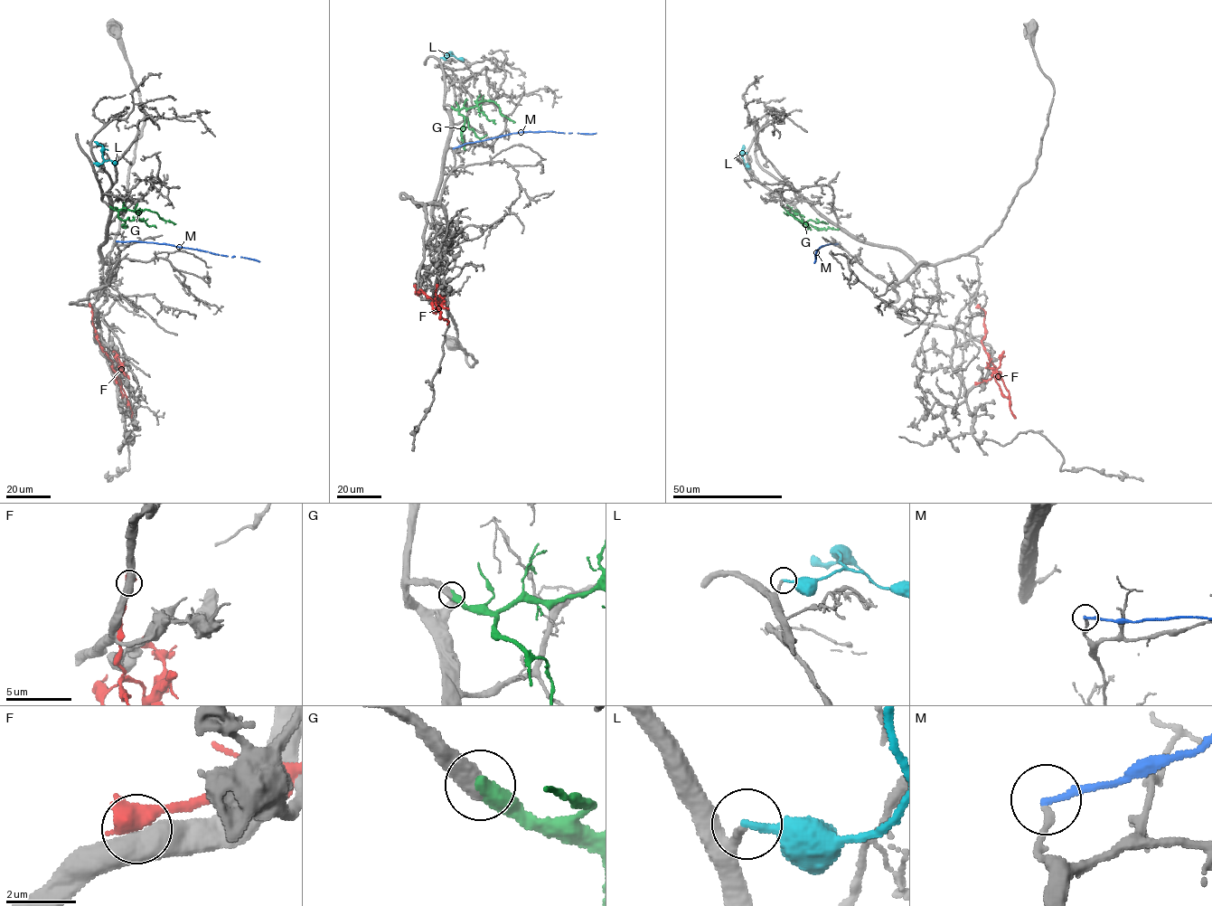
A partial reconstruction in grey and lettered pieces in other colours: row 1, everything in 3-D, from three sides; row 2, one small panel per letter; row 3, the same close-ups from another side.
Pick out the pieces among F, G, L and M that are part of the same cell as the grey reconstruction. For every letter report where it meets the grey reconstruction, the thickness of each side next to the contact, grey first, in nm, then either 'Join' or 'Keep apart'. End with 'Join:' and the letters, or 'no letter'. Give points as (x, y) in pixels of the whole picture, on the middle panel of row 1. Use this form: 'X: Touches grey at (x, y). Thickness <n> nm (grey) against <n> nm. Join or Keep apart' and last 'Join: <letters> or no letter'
F: Touches grey at (436, 286). Thickness 550 nm (grey) against 650 nm. Keep apart
G: Touches grey at (452, 107). Thickness 550 nm (grey) against 500 nm. Join
L: Touches grey at (441, 57). Thickness 200 nm (grey) against 220 nm. Keep apart
M: Touches grey at (453, 148). Thickness 180 nm (grey) against 180 nm. Keep apart
Join: G

